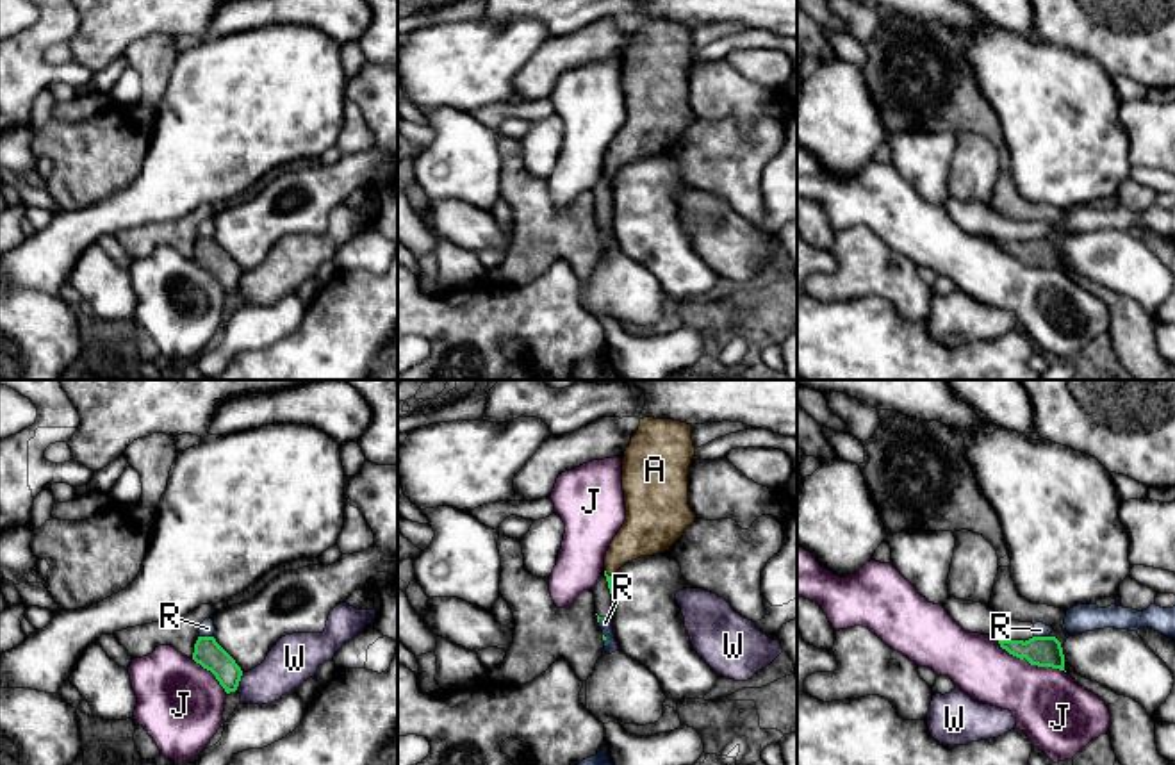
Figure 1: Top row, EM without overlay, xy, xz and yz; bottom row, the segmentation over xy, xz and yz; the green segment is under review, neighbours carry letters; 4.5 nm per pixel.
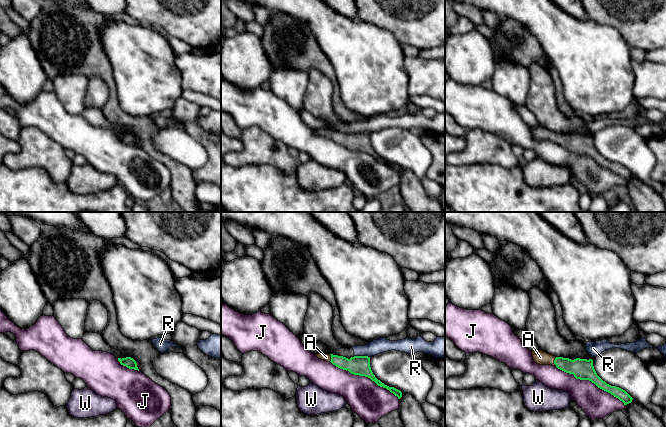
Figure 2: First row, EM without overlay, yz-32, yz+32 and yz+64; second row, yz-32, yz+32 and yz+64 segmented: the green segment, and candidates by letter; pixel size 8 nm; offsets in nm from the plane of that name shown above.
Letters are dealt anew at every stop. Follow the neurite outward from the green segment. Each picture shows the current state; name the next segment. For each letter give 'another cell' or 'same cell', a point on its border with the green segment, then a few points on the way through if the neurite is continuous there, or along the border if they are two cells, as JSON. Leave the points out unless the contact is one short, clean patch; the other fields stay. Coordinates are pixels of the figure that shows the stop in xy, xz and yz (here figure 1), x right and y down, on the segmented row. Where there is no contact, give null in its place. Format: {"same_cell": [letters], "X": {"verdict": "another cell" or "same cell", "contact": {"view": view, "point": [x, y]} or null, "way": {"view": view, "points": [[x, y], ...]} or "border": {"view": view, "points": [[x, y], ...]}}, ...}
{"same_cell": ["A"], "A": {"verdict": "same cell", "contact": {"view": "xz", "point": [607, 575]}, "way": {"view": "xz", "points": [[608, 578], [607, 575], [610, 566], [644, 534]]}}, "J": {"verdict": "another cell", "contact": {"view": "yz", "point": [1029, 662]}}, "R": {"verdict": "another cell", "contact": {"view": "yz", "point": [1042, 637]}, "border": {"view": "yz", "points": [[1035, 635], [1047, 637]]}}, "W": {"verdict": "another cell", "contact": {"view": "xy", "point": [239, 680]}, "border": {"view": "xy", "points": [[243, 673], [236, 689]]}}}

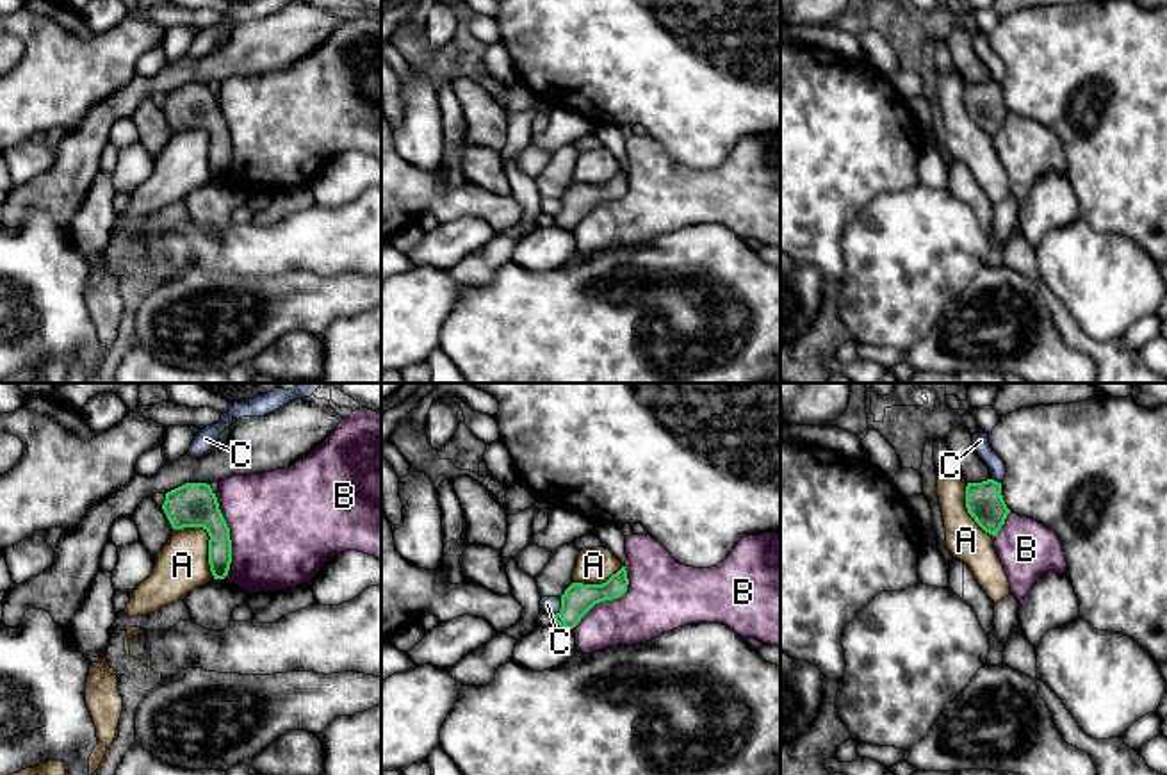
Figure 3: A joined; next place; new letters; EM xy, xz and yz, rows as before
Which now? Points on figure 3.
{"same_cell": [], "A": {"verdict": "another cell", "contact": {"view": "xy", "point": [211, 538]}, "border": {"view": "xy", "points": [[173, 528], [202, 528], [207, 533], [209, 571], [214, 578]]}}, "B": {"verdict": "another cell", "contact": {"view": "xy", "point": [228, 537]}}, "C": {"verdict": "another cell", "contact": {"view": "xz", "point": [562, 606]}, "border": {"view": "xz", "points": [[562, 597], [562, 608], [554, 615]]}}}

